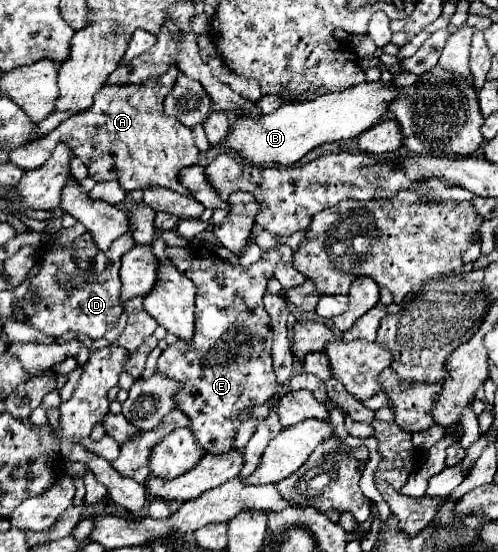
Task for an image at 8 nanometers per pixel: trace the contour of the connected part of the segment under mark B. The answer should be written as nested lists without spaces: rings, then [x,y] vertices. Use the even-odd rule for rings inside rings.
[[[362,82],[358,86],[350,86],[342,92],[330,92],[318,96],[308,102],[286,102],[276,112],[268,116],[260,116],[258,120],[238,118],[232,126],[232,134],[228,136],[228,146],[234,148],[242,158],[254,164],[294,164],[312,148],[334,142],[348,140],[364,130],[372,128],[388,110],[390,98],[396,98],[394,86],[380,86],[378,82]]]

